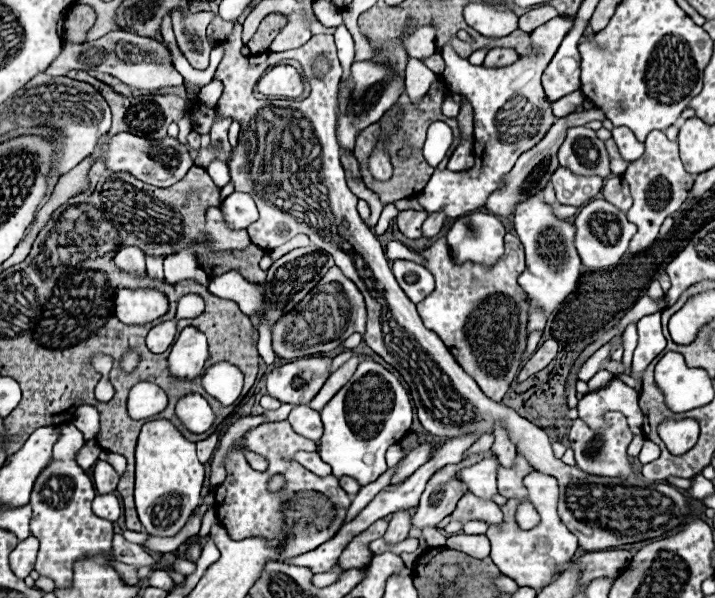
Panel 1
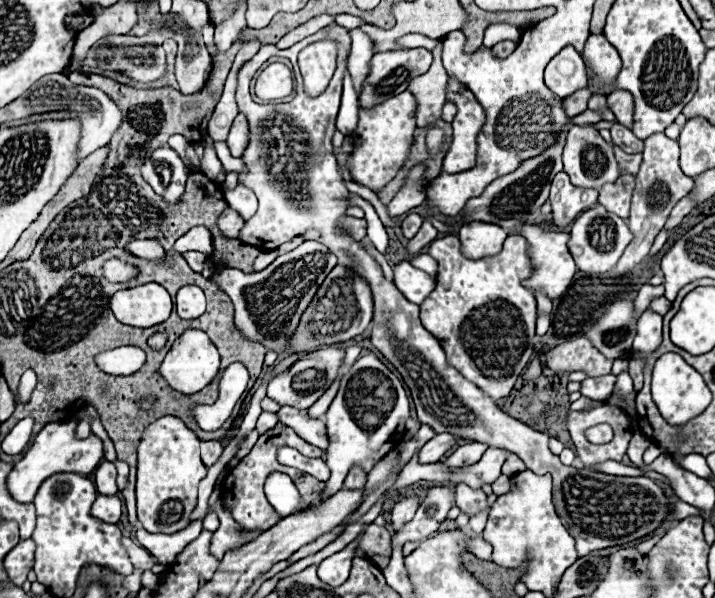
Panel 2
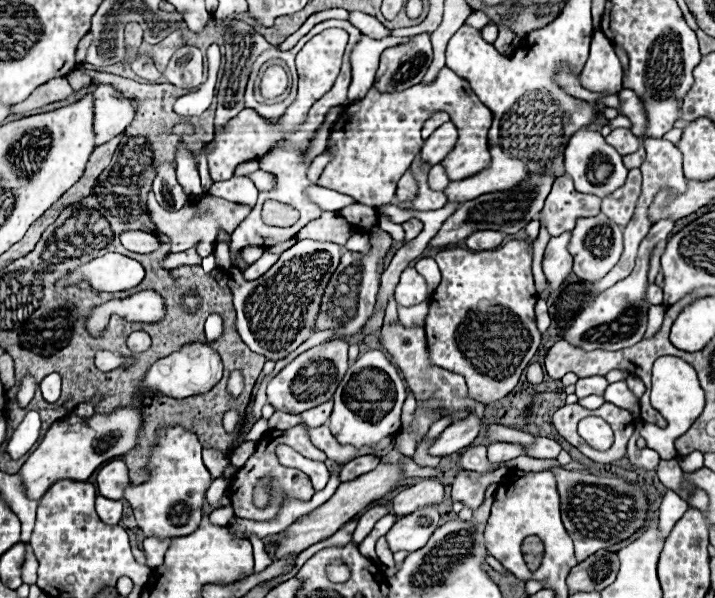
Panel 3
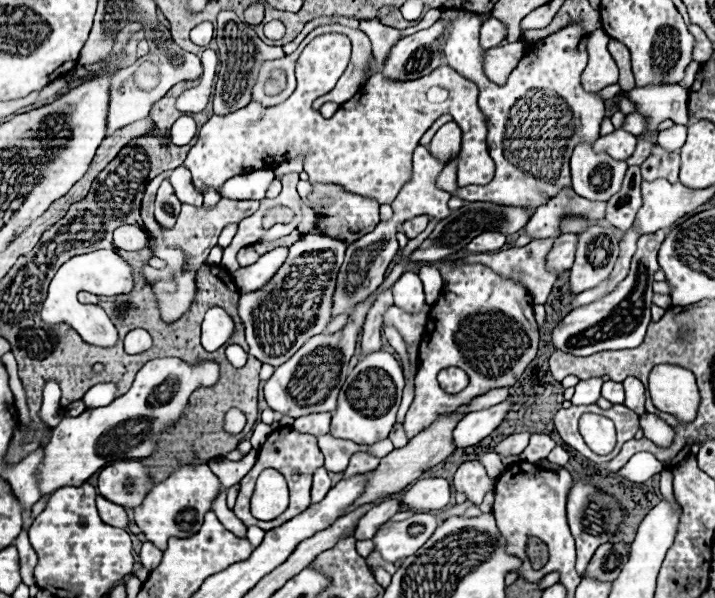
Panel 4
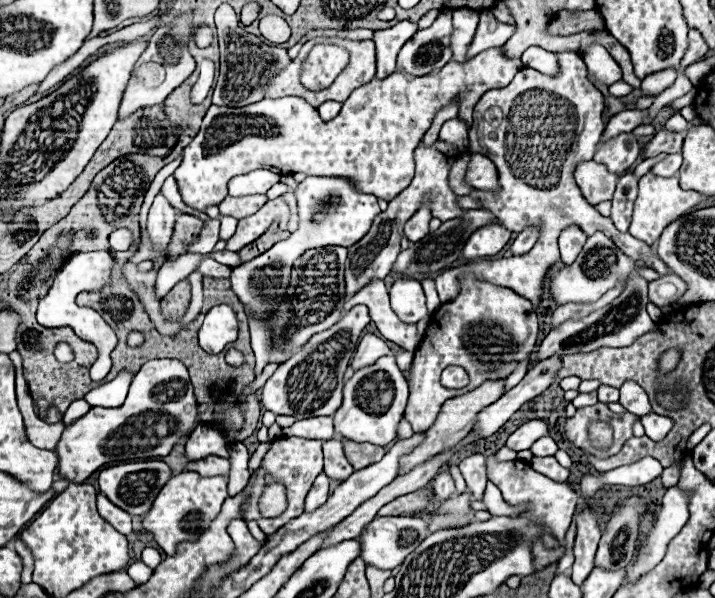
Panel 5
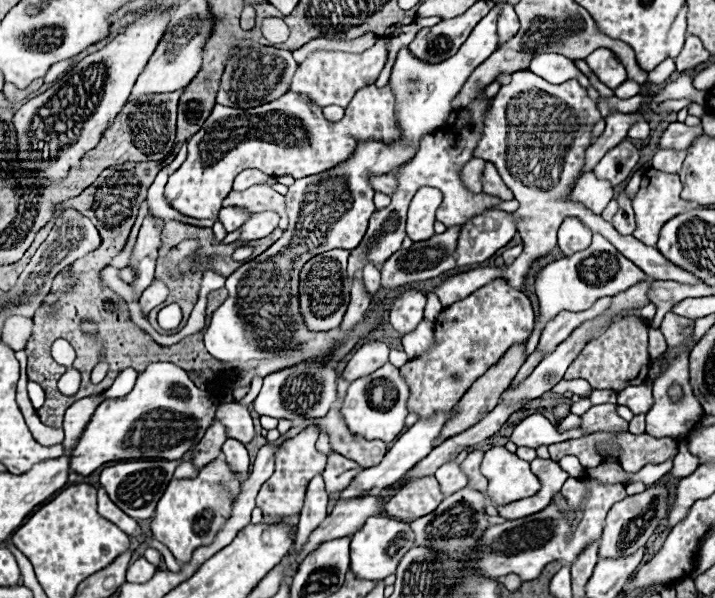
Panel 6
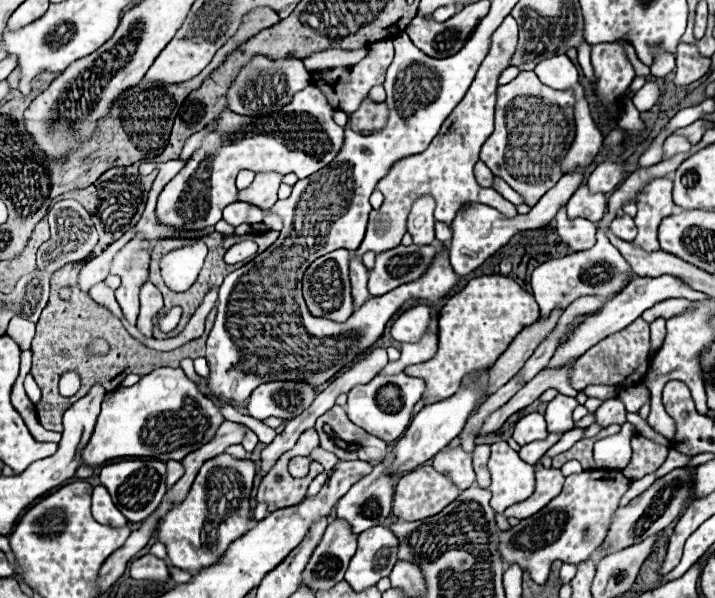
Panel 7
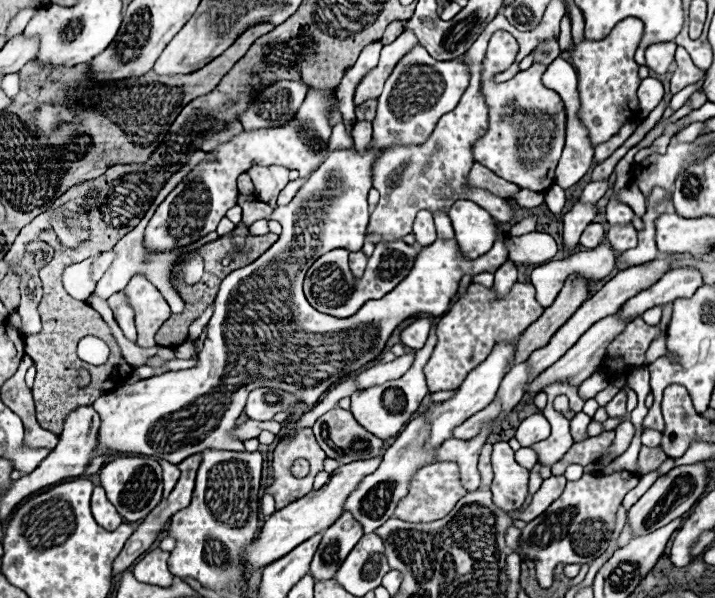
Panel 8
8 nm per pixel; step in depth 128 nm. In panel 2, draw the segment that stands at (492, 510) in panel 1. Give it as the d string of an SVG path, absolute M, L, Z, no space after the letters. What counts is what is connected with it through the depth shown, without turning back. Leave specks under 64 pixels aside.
M458 484L456 486L456 506L462 512L474 516L480 510L486 510L486 494L482 490L474 490L466 484Z

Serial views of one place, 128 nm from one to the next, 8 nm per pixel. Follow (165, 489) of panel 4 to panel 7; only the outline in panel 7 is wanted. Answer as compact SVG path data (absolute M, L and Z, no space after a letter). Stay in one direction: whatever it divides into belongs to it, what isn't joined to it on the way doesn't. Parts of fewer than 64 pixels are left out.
M218 454L210 460L204 462L202 470L198 472L192 490L188 492L186 500L178 506L174 506L158 526L158 540L166 544L168 548L168 558L172 566L186 570L186 572L200 572L204 568L210 568L220 562L220 558L226 554L228 546L244 536L250 530L252 522L252 504L250 504L250 492L254 486L254 476L256 476L256 464L248 458L240 460L230 454Z

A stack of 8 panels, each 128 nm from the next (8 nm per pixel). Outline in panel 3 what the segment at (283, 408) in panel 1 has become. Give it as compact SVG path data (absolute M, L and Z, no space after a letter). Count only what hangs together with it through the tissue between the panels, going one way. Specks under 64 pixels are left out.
M259 419L251 428L250 432L247 434L247 441L255 441L257 442L264 436L264 433L268 432L268 421L266 419Z

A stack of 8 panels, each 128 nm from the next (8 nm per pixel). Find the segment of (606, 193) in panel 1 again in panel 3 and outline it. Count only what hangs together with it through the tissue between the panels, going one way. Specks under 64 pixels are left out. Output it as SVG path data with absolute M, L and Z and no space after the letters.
M632 168L626 184L612 192L612 196L606 196L602 200L602 214L606 214L614 224L626 226L634 214L636 200L640 196L640 184L642 184L640 170Z

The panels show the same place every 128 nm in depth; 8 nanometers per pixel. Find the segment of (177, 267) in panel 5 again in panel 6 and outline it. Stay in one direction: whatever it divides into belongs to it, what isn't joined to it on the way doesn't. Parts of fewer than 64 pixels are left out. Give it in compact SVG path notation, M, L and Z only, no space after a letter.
M152 282L144 292L142 292L142 298L140 298L140 308L144 314L148 314L152 308L156 308L158 304L162 304L168 296L168 288L162 284L162 282Z

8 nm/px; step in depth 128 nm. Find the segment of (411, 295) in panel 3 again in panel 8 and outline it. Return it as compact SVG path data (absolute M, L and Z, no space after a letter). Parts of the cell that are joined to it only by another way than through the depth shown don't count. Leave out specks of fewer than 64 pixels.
M418 318L406 330L402 330L400 338L402 338L404 346L408 346L412 350L420 350L426 344L428 332L430 332L430 320L428 318Z

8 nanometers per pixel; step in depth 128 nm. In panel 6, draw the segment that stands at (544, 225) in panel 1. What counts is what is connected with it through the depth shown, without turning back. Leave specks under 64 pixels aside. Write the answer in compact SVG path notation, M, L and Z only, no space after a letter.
M574 216L564 218L564 222L562 222L560 230L558 230L558 246L566 256L588 248L590 242L592 242L592 232L590 232L588 226L584 226Z

